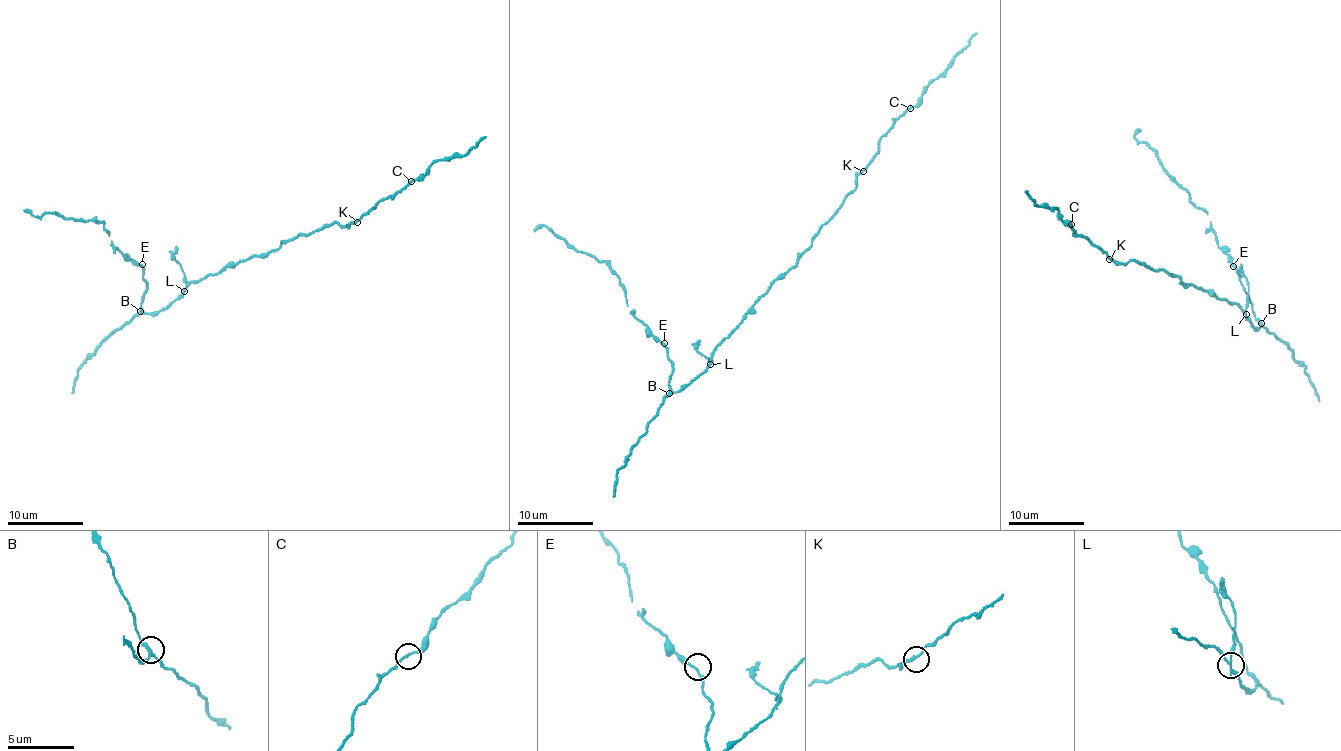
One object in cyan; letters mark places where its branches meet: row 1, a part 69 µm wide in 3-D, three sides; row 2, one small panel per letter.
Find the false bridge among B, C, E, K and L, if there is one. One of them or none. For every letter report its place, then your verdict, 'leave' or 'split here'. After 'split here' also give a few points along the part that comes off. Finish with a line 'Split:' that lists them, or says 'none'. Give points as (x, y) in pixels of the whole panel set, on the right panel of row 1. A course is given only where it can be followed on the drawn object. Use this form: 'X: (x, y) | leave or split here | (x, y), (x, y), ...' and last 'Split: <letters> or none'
B: (1261, 323) | leave
C: (1071, 224) | leave
E: (1233, 266) | leave
K: (1109, 259) | leave
L: (1246, 314) | split here | (1245, 314), (1248, 281), (1241, 264)
Split: L

